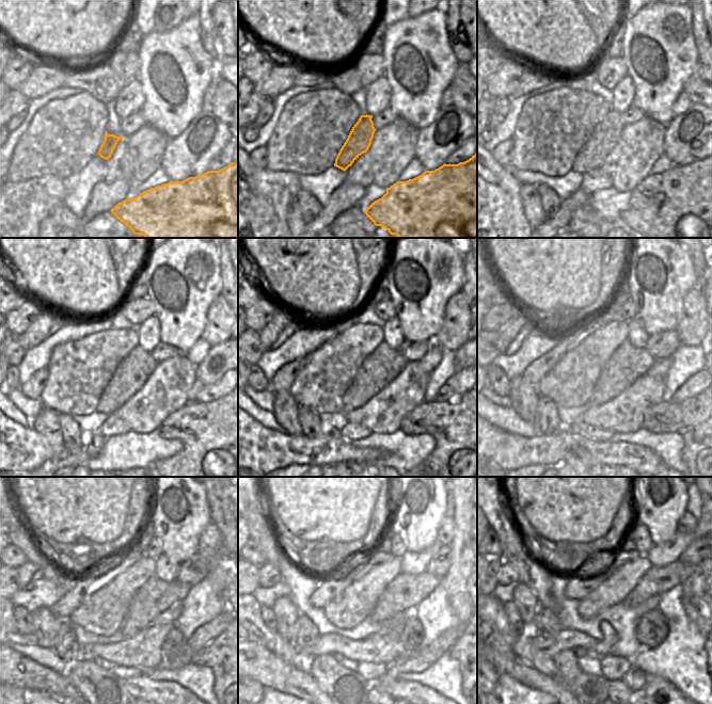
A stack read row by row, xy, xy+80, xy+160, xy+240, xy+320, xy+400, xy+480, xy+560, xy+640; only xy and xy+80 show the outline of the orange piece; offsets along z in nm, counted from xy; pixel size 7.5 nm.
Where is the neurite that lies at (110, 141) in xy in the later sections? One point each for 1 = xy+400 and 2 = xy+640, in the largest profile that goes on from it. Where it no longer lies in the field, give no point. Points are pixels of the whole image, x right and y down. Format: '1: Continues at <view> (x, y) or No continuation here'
1: Continues at xy+400 (627, 364)
2: Continues at xy+640 (657, 580)

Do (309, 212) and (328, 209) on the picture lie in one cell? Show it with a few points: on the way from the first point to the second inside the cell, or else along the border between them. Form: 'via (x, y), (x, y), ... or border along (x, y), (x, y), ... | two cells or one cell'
border along (322, 207), (318, 214), (305, 224) | two cells

